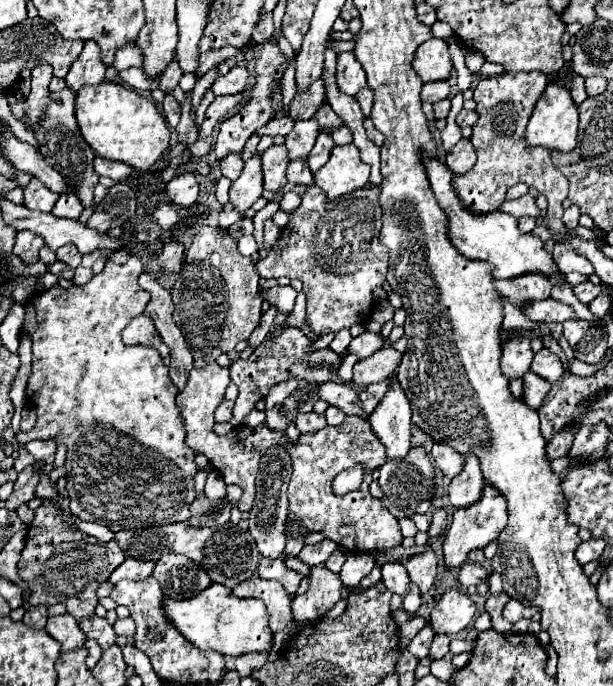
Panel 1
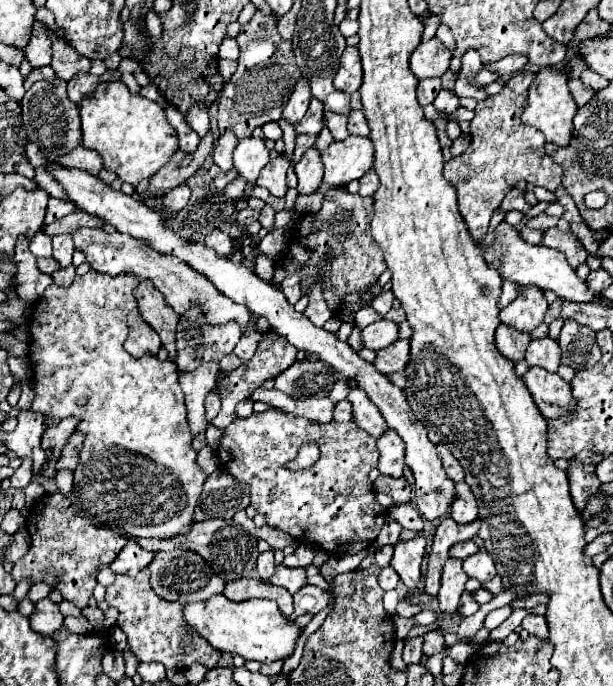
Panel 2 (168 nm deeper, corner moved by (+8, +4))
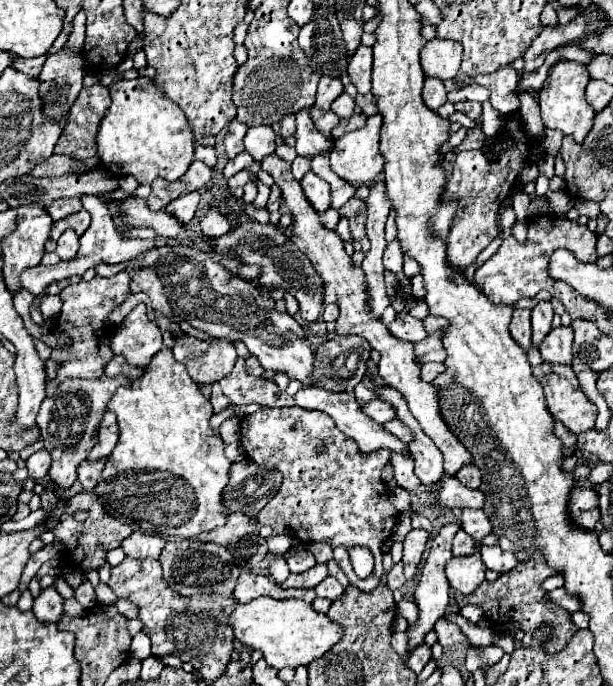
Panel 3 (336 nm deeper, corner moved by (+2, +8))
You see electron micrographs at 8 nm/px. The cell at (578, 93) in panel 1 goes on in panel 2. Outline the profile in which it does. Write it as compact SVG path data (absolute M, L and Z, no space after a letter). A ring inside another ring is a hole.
M572 77L568 85L570 85L570 91L572 91L574 101L576 101L578 107L584 107L596 95L596 91L592 91L590 87L586 87L578 77Z

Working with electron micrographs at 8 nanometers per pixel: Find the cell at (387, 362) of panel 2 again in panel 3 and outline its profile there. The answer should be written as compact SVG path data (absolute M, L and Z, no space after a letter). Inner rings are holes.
M430 333L426 339L418 341L414 345L414 351L416 351L416 359L422 363L428 363L428 361L438 361L442 363L446 359L446 351L442 347L442 341L438 337L440 333Z

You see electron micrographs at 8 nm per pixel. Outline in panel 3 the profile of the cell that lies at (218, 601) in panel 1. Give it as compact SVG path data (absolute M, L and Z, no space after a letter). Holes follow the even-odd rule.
M258 597L246 605L236 603L234 611L228 615L230 627L234 627L234 639L252 651L262 651L264 659L274 669L308 665L320 655L324 655L342 637L342 627L330 623L322 613L316 613L310 603L298 599L270 599Z

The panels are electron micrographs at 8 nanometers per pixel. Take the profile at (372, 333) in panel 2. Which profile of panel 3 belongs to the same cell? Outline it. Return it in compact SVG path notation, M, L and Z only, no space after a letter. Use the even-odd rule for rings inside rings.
M396 315L396 319L388 325L388 329L396 339L406 339L410 343L416 343L428 335L422 327L422 321L412 315Z

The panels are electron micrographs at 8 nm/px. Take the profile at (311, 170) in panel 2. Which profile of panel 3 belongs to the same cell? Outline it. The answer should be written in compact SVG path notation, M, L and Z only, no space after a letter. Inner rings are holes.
M308 171L302 181L300 181L302 189L304 189L304 195L308 197L308 201L312 203L312 207L320 213L320 211L326 211L330 207L330 185L320 179L314 171Z

